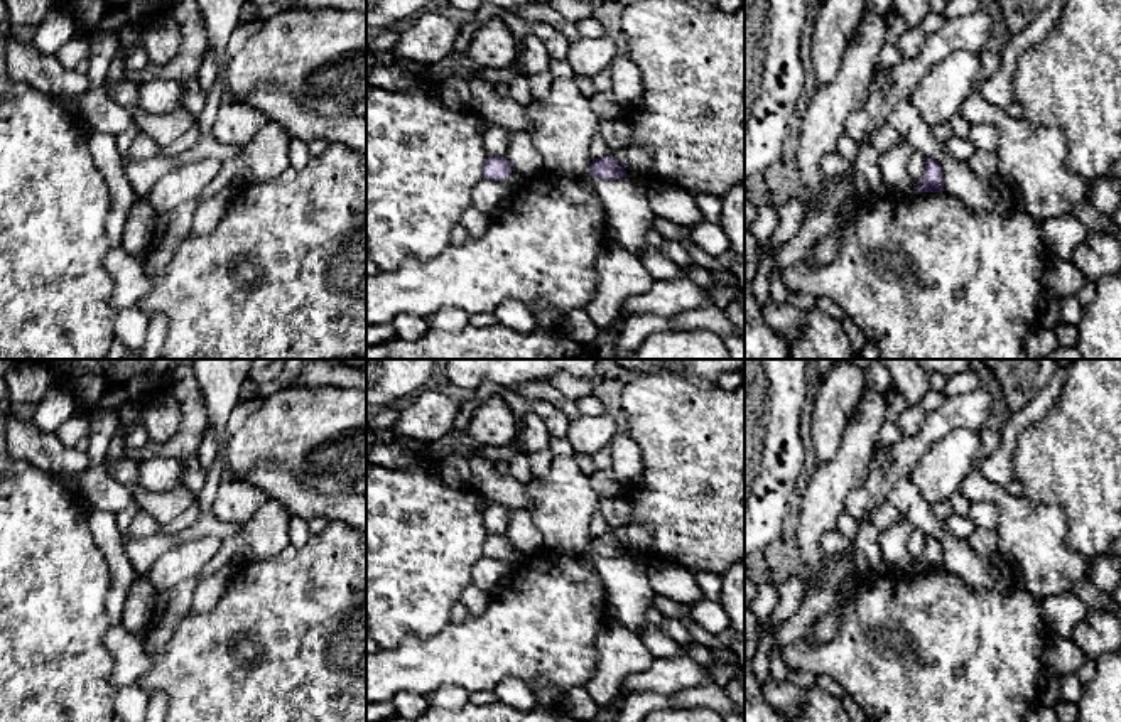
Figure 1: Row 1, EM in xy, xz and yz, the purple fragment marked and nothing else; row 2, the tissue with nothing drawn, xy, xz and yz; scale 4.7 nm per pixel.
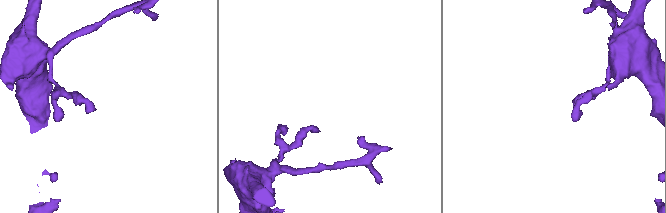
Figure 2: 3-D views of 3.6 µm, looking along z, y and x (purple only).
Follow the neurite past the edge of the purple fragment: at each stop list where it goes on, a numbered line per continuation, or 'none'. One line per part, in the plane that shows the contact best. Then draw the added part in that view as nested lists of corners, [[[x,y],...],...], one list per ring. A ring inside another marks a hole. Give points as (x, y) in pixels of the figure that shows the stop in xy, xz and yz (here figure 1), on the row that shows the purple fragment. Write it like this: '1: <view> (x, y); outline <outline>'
none

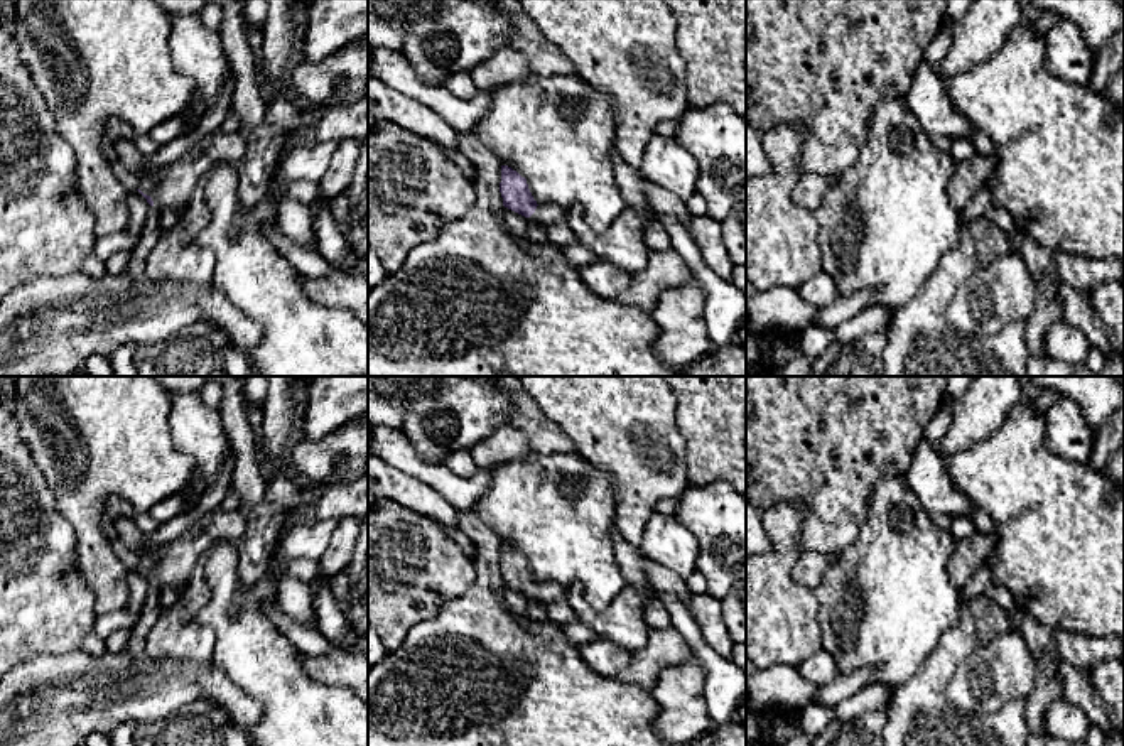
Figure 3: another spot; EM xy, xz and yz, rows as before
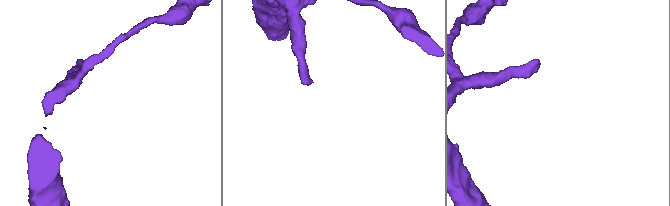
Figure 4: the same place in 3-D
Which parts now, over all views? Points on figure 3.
1: xy (172, 184); outline [[[213,132],[194,143],[170,165],[160,167],[140,182],[140,191],[160,209],[186,206],[196,184],[216,165],[238,165],[245,159],[246,143],[238,132]]]

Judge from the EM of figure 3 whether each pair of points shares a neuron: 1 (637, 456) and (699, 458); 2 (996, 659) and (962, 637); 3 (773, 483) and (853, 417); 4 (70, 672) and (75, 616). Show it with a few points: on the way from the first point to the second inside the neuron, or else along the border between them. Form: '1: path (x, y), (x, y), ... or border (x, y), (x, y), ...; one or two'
1: border (674, 421), (686, 443), (689, 483); two
2: border (1013, 628), (974, 648), (952, 677); two
3: path (794, 463), (832, 429); one
4: border (80, 647), (32, 659); two

